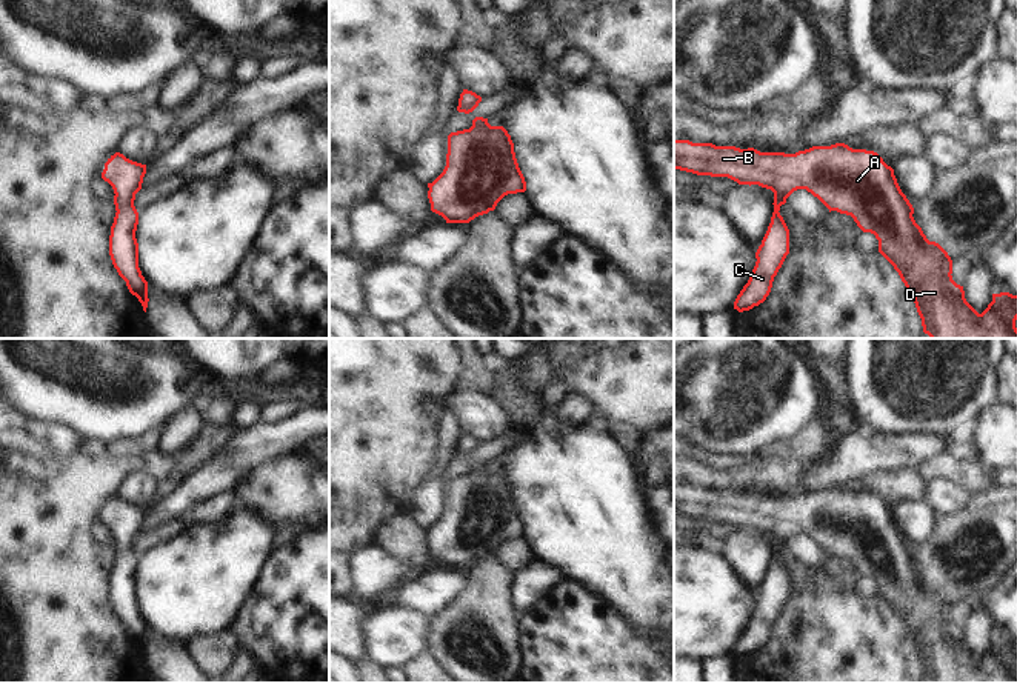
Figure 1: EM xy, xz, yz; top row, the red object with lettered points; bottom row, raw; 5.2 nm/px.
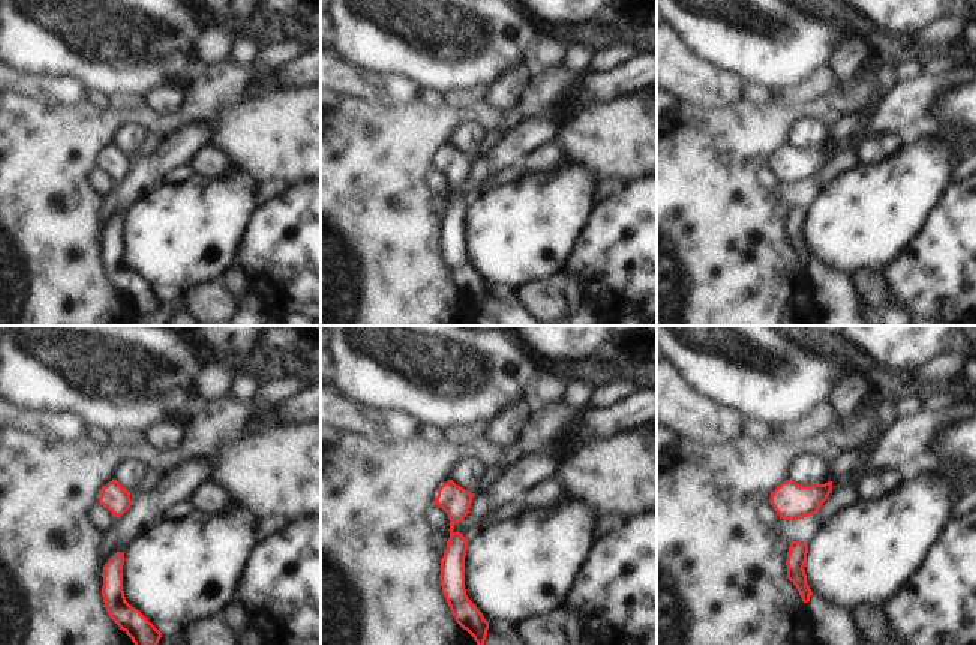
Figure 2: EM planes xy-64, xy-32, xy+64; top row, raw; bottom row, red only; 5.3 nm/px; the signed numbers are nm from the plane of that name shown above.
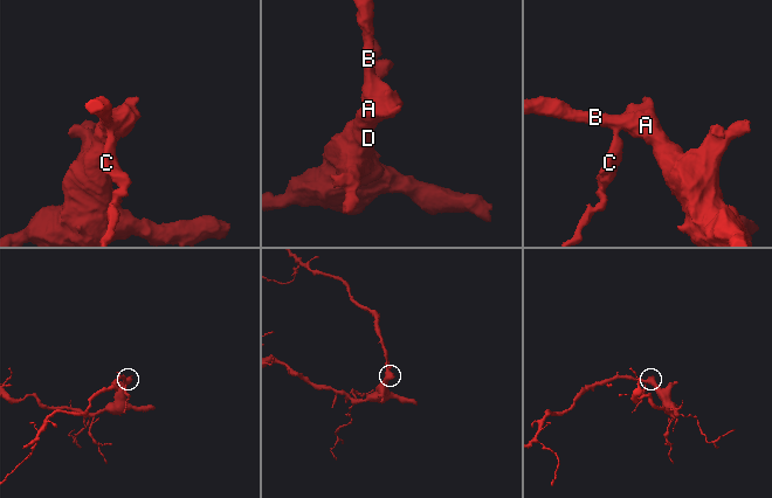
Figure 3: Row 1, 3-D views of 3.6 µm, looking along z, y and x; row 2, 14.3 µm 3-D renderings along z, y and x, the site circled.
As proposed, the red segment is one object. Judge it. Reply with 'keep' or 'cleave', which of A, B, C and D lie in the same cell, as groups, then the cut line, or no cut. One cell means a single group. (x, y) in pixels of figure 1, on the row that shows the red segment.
keep; groups A B C D; cut none

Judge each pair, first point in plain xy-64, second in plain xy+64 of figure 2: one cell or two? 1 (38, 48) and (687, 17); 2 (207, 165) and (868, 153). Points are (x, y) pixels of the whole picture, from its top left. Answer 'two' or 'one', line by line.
1: one
2: one

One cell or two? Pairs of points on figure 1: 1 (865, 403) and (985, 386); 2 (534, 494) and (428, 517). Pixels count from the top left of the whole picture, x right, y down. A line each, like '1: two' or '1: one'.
1: one
2: two

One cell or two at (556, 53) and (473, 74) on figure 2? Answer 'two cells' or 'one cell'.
two cells

